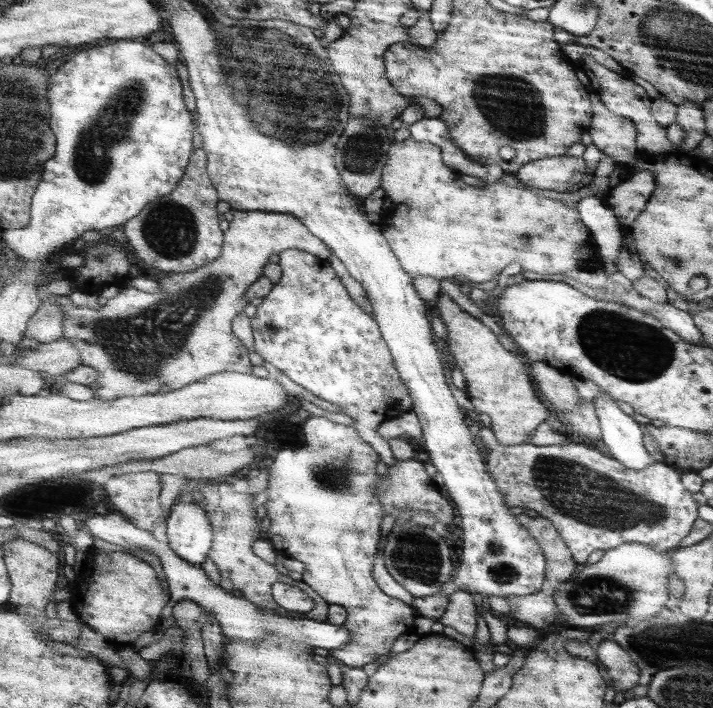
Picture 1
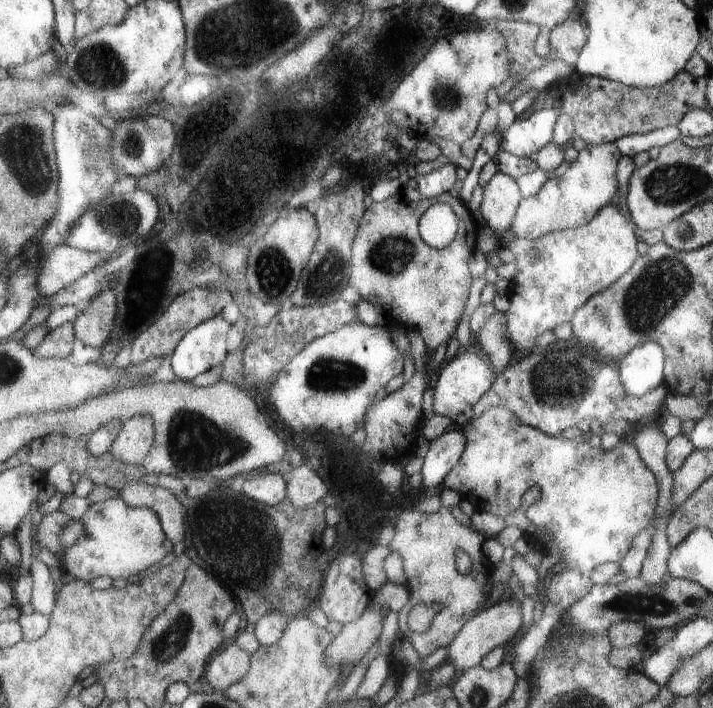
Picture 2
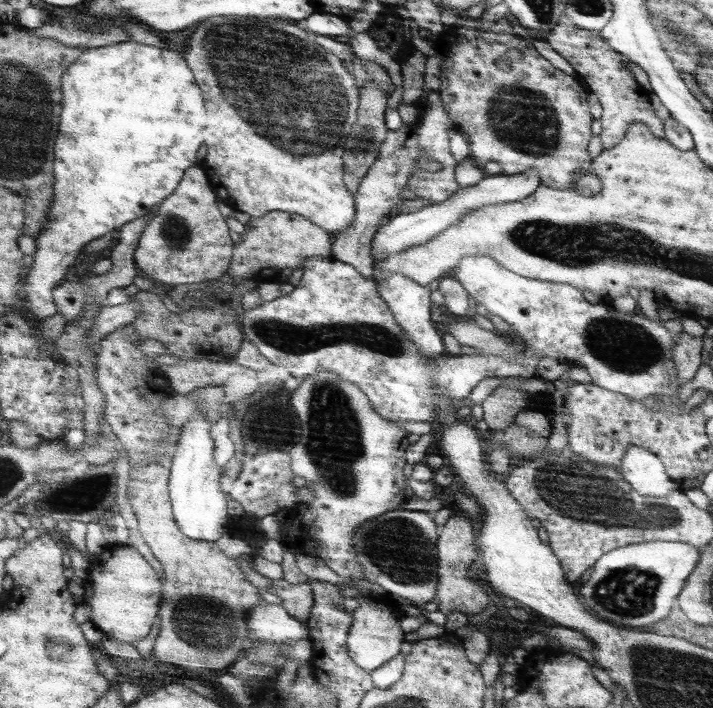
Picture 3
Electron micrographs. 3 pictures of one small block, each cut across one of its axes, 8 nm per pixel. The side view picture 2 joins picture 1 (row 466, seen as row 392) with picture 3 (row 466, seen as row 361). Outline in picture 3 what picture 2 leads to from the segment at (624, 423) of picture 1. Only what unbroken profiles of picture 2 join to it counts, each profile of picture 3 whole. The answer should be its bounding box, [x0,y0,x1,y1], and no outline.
[619,450,679,498]

